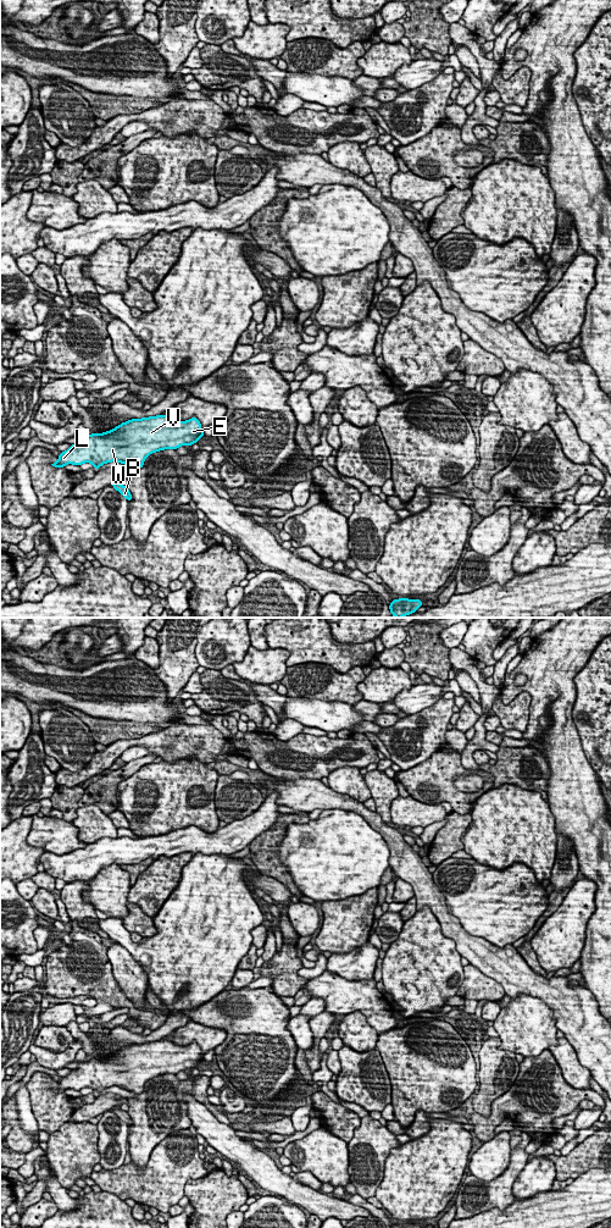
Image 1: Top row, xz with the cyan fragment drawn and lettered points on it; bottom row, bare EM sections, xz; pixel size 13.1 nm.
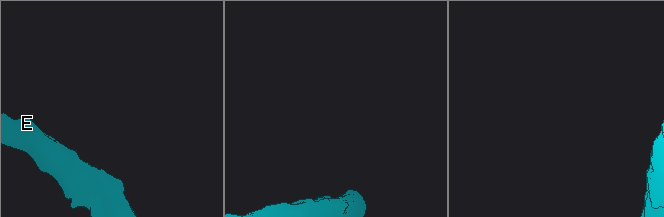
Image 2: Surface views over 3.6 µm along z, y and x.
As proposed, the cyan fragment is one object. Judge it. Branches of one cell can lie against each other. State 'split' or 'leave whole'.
leave whole

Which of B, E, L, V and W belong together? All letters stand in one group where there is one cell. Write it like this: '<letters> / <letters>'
B E L V W

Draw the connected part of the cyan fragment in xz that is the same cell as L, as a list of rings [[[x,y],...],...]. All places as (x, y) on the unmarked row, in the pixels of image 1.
[[[168,1040],[132,1044],[107,1057],[79,1062],[78,1067],[72,1069],[66,1077],[62,1077],[59,1080],[59,1085],[51,1090],[54,1093],[63,1093],[67,1089],[79,1091],[80,1089],[90,1088],[99,1095],[106,1088],[118,1086],[134,1094],[140,1094],[150,1079],[163,1074],[177,1074],[185,1069],[191,1072],[201,1062],[204,1062],[204,1056],[196,1041],[187,1046],[176,1045]]]

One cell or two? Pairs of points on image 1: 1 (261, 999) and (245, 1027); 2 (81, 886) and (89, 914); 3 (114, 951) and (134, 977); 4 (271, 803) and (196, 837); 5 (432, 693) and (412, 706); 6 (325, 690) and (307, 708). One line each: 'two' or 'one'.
1: one
2: one
3: one
4: one
5: one
6: two

